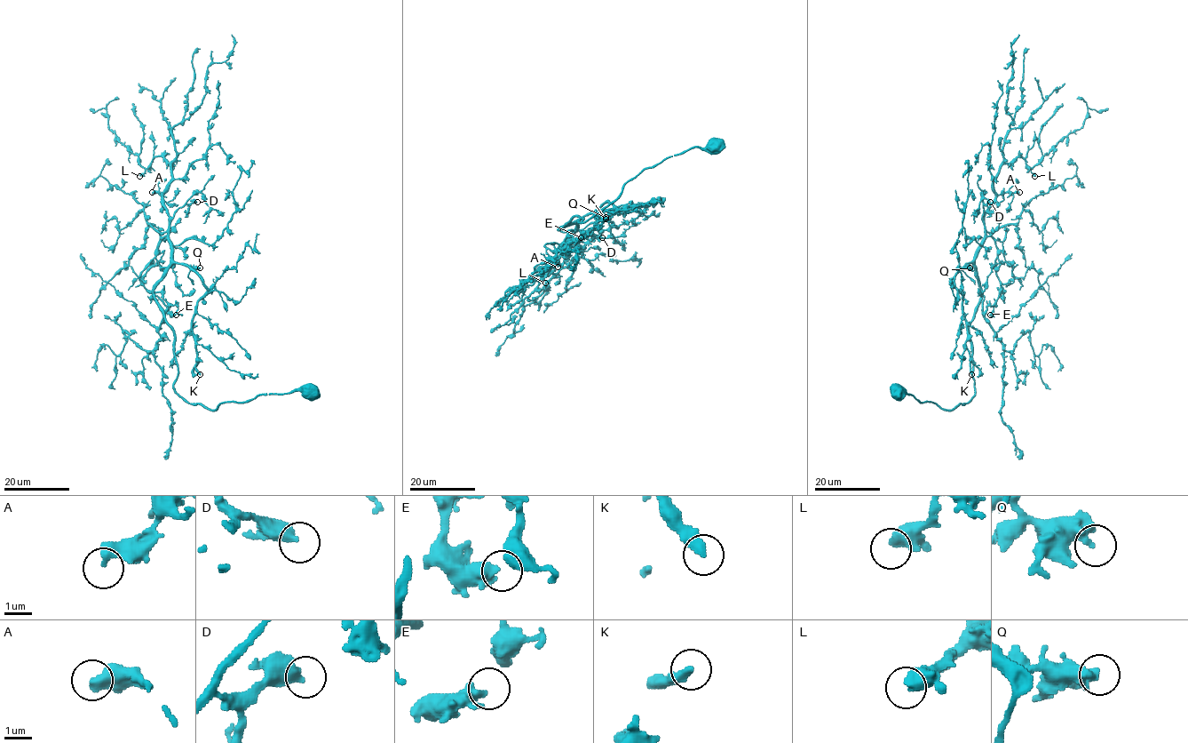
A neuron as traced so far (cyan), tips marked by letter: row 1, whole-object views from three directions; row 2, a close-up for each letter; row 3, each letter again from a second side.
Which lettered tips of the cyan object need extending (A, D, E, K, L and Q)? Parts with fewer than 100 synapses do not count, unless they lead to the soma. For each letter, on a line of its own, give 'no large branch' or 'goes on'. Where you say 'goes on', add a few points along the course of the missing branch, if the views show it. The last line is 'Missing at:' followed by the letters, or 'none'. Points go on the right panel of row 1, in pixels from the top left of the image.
A: no large branch
D: no large branch
E: no large branch
K: goes on; missing branch runs (971, 374), (974, 411), (972, 429), (969, 435), (961, 429)
L: no large branch
Q: no large branch
Missing at: K

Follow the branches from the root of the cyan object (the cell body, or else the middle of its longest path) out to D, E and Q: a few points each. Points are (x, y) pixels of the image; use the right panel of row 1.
D: (897, 389), (946, 410), (974, 394), (969, 324), (982, 297), (974, 255), (984, 236), (983, 205), (990, 202)
E: (897, 389), (946, 410), (974, 394), (969, 324), (982, 297), (974, 255), (988, 236), (1002, 287), (990, 315)
Q: (897, 389), (946, 410), (965, 403), (974, 394), (969, 324), (982, 292), (971, 263), (964, 267), (970, 267)

